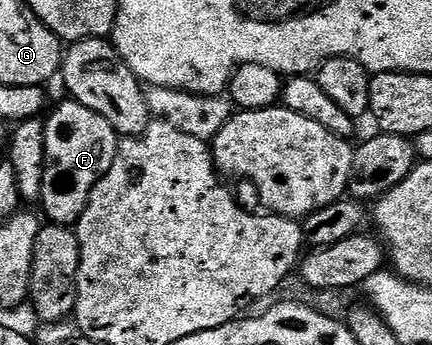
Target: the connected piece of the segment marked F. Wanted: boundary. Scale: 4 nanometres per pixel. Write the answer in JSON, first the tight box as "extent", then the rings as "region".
{"extent":[40,100,120,226],"region":[[[65,100],[45,120],[47,165],[44,167],[40,205],[44,207],[45,218],[48,217],[47,220],[55,226],[73,226],[80,219],[93,189],[114,163],[120,140],[120,136],[106,121],[106,117],[102,117],[101,114],[95,113],[76,100]]]}

